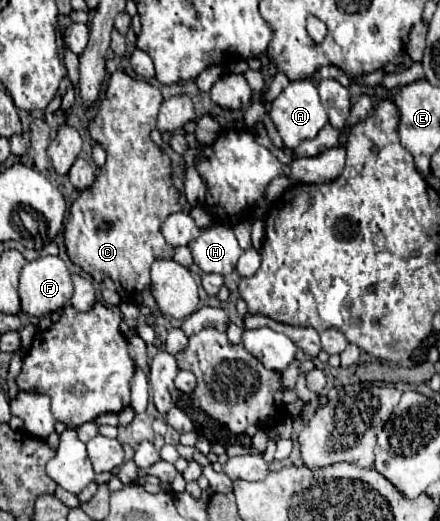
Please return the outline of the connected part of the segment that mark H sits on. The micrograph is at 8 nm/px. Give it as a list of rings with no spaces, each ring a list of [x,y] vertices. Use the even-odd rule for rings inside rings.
[[[224,225],[206,229],[188,247],[192,249],[194,263],[204,273],[220,273],[220,275],[232,273],[238,257],[244,253],[236,241],[234,231]]]

